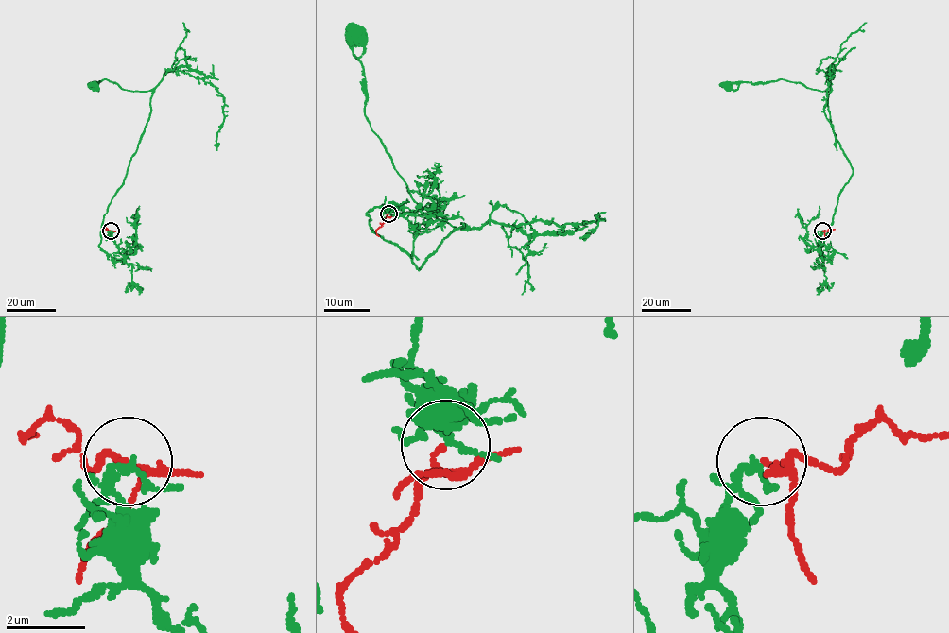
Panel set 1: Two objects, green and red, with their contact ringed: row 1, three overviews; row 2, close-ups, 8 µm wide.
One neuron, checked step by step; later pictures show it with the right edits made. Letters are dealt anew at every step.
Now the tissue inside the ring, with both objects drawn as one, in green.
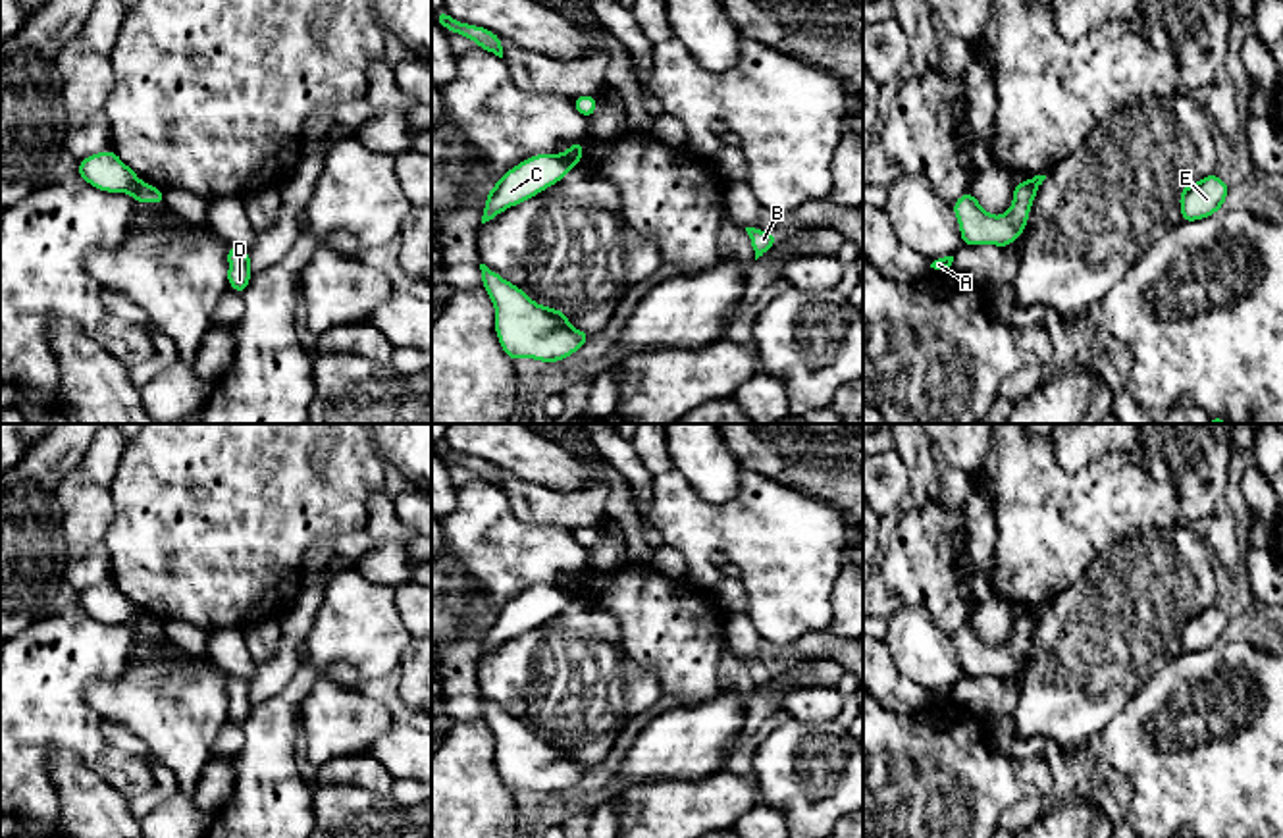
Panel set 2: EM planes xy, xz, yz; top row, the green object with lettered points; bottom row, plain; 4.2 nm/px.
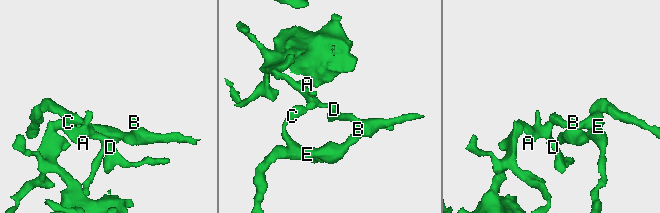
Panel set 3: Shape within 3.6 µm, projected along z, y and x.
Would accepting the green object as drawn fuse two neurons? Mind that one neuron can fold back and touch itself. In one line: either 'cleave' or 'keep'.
cleave

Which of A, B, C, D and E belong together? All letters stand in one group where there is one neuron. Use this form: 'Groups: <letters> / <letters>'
Groups: A D / B C E

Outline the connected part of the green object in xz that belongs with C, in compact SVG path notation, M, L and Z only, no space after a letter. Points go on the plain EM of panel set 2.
M534 586L511 599L489 622L482 655L559 615L572 595L564 586Z

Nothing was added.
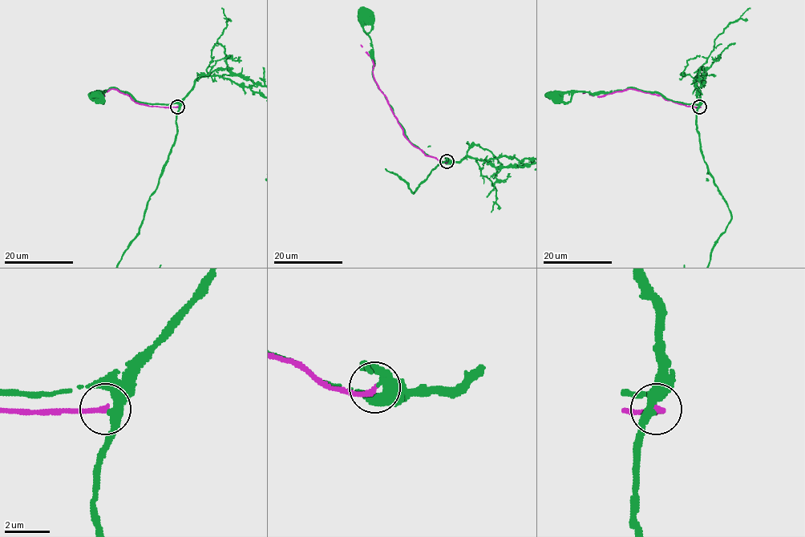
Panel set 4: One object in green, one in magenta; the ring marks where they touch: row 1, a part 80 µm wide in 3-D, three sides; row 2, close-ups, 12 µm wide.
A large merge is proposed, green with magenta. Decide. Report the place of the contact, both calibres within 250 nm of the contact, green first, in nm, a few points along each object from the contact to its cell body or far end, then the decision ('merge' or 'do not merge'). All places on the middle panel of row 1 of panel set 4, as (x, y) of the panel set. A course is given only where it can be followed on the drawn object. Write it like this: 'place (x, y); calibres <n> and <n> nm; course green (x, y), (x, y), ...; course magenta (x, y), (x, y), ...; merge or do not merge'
place (446, 161); calibres 280 and 240 nm; course magenta (447, 161), (442, 162), (426, 155), (403, 134), (373, 76), (372, 60), (360, 45); do not merge

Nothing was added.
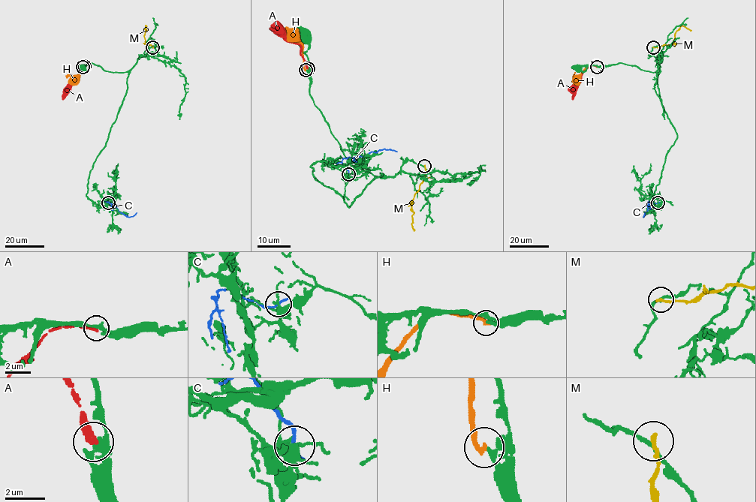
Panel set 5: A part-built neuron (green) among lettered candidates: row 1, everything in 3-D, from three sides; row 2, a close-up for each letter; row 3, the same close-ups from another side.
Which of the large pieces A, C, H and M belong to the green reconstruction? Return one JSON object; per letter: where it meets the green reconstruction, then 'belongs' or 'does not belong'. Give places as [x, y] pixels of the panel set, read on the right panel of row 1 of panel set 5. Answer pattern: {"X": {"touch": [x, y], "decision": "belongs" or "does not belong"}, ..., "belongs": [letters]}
{"A": {"touch": [596, 66], "decision": "does not belong"}, "C": {"touch": [658, 202], "decision": "does not belong"}, "H": {"touch": [597, 67], "decision": "does not belong"}, "M": {"touch": [653, 47], "decision": "does not belong"}, "belongs": []}

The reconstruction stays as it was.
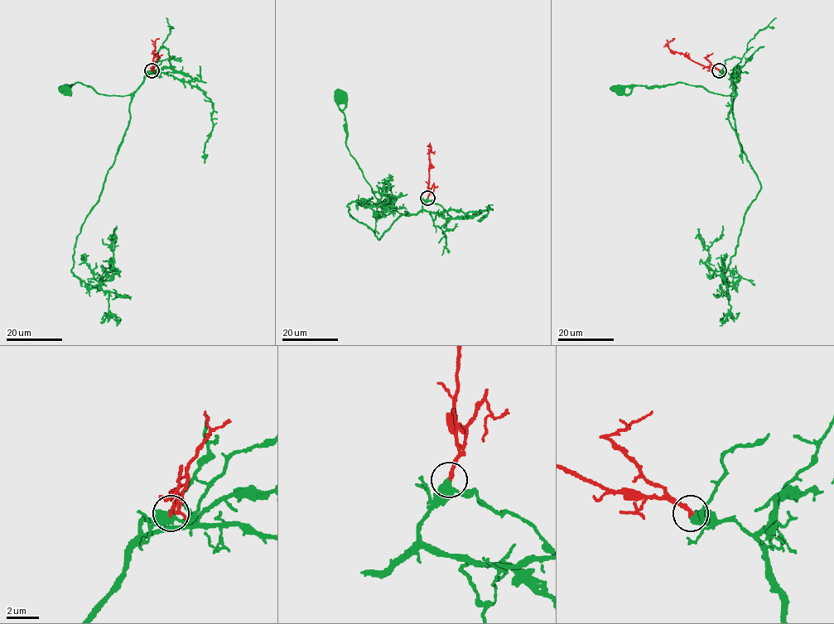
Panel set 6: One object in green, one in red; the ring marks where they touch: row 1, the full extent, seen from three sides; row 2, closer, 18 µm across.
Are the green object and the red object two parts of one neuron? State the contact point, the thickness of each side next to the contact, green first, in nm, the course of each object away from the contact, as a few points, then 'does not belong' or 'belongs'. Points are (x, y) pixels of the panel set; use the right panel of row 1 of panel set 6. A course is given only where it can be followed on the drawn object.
(719, 70) | 480/240 nm | green via (720, 70), (735, 86), (736, 134), (761, 186), (722, 276), (726, 286), (706, 264), (722, 225) | red via (719, 70), (705, 67), (683, 55), (672, 51), (667, 43), (674, 38) | belongs

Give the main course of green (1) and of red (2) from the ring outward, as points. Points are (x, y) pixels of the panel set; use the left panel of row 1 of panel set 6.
1: (151, 70), (134, 94), (122, 141), (74, 248), (71, 271), (85, 283), (98, 286), (112, 276), (117, 225)
2: (151, 70), (155, 40), (157, 38)

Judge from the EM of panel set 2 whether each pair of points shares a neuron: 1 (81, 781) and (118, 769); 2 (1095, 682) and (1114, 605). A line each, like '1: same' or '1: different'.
1: different
2: same

